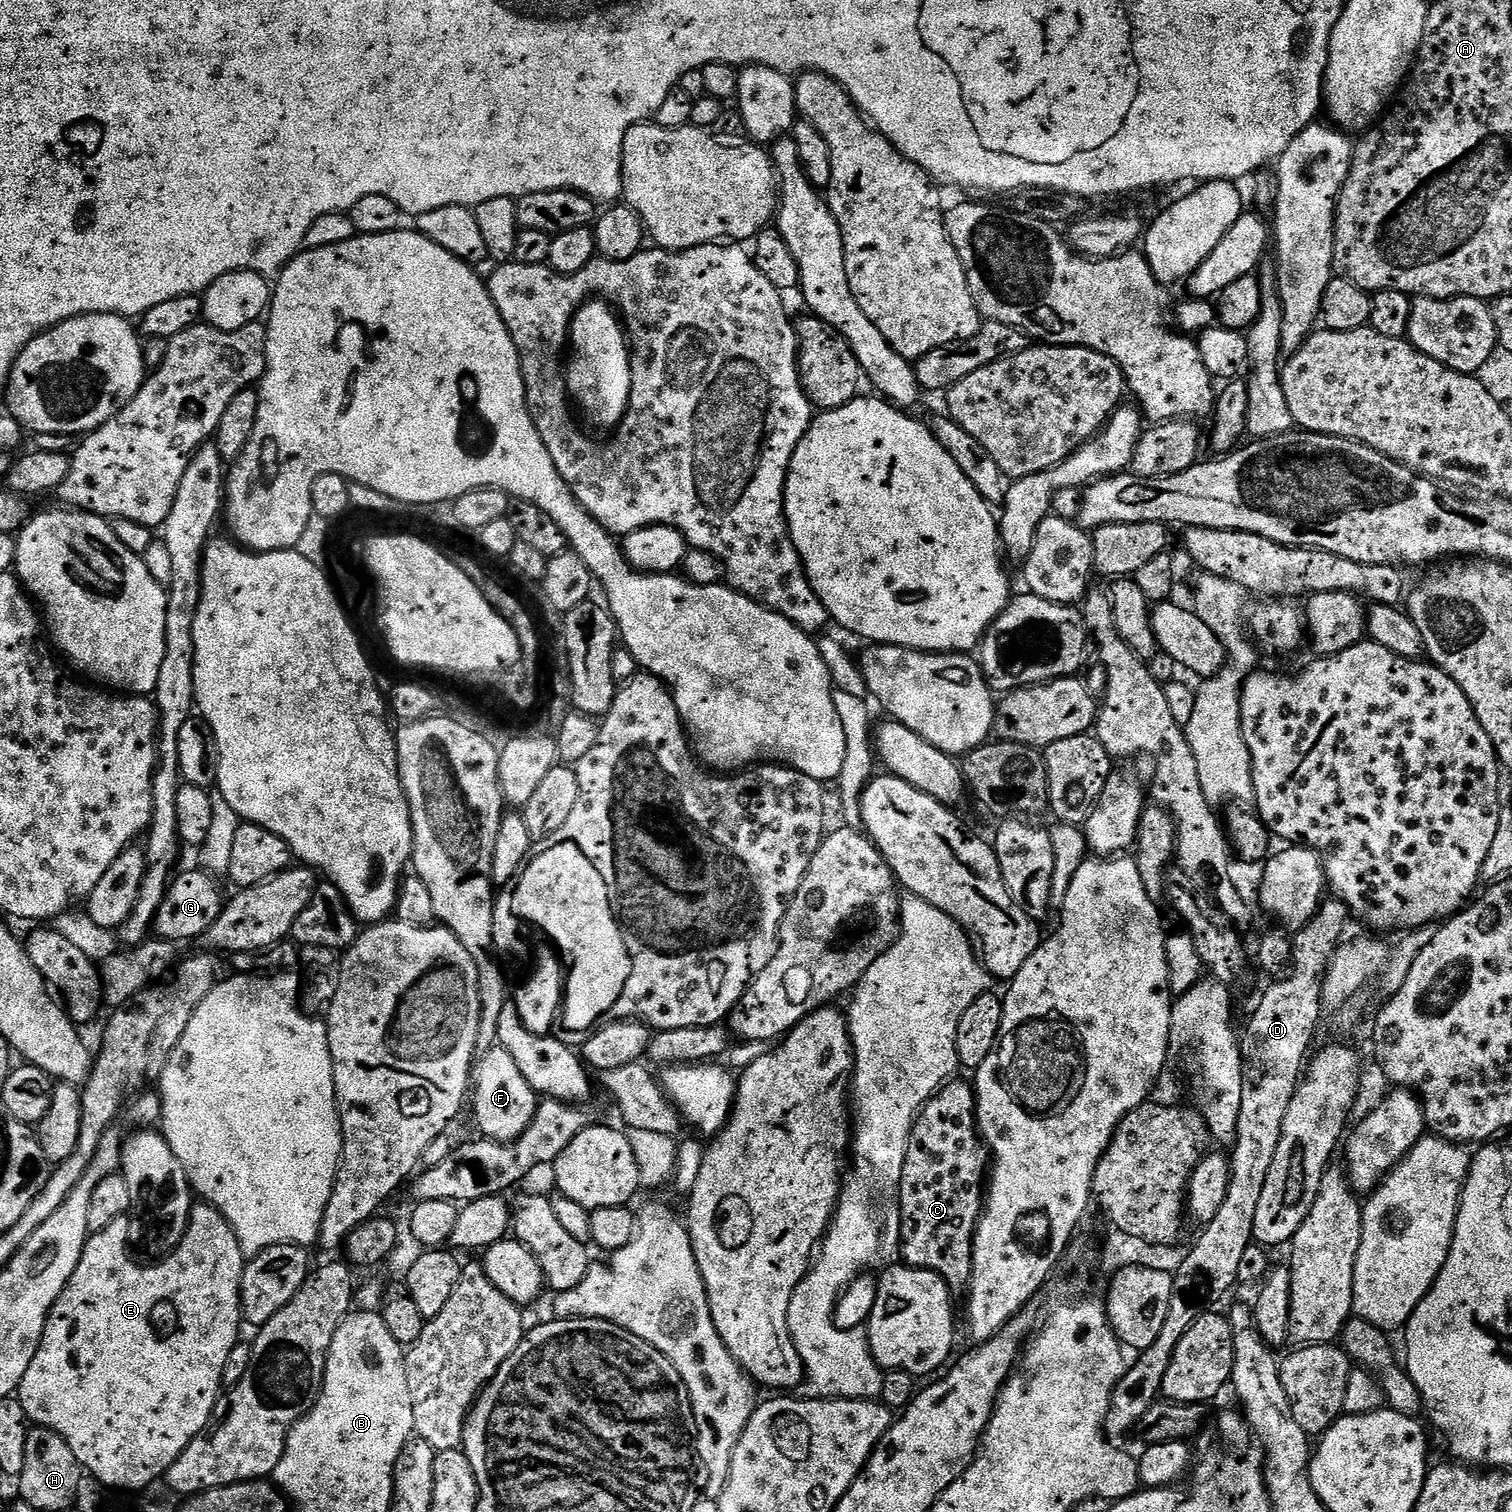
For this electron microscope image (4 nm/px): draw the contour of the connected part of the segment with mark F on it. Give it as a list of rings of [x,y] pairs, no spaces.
[[[502,1047],[491,1048],[489,1052],[479,1053],[474,1064],[474,1087],[470,1092],[470,1108],[476,1115],[479,1135],[489,1140],[507,1142],[516,1140],[526,1130],[536,1113],[538,1093],[522,1078],[522,1070],[514,1063],[514,1058],[506,1054]]]

